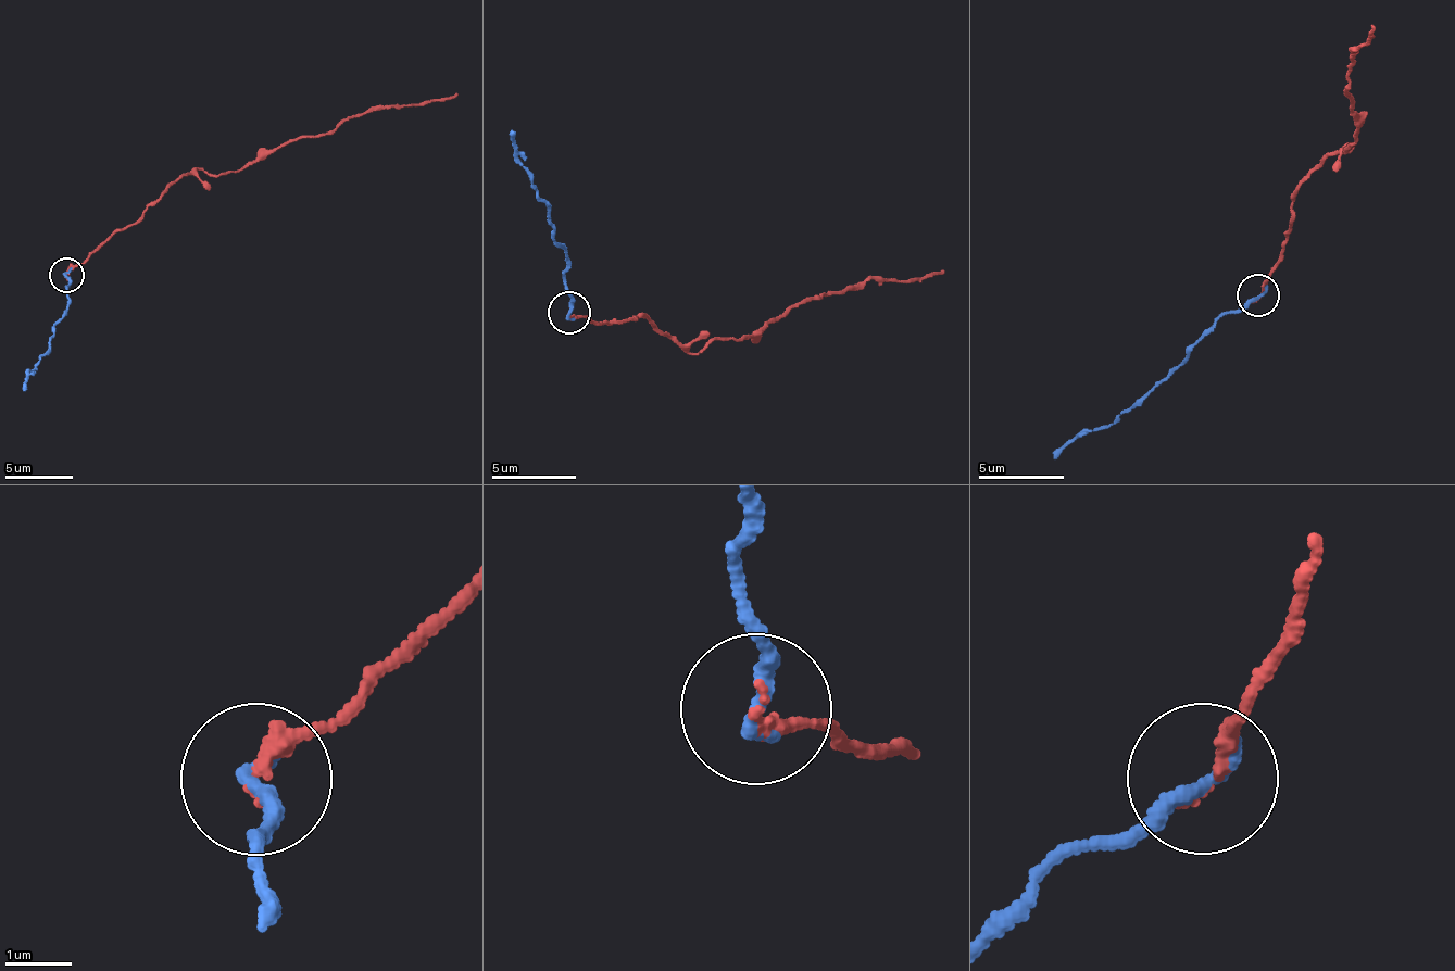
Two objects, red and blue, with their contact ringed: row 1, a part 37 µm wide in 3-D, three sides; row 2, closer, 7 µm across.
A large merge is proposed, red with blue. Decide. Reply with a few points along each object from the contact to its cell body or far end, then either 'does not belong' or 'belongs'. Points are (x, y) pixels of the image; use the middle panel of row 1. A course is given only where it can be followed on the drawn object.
red via (569, 314), (653, 319), (693, 353), (741, 341), (789, 307), (855, 282), (942, 269) | blue via (569, 314), (563, 274), (569, 261), (554, 236), (514, 133) | belongs

